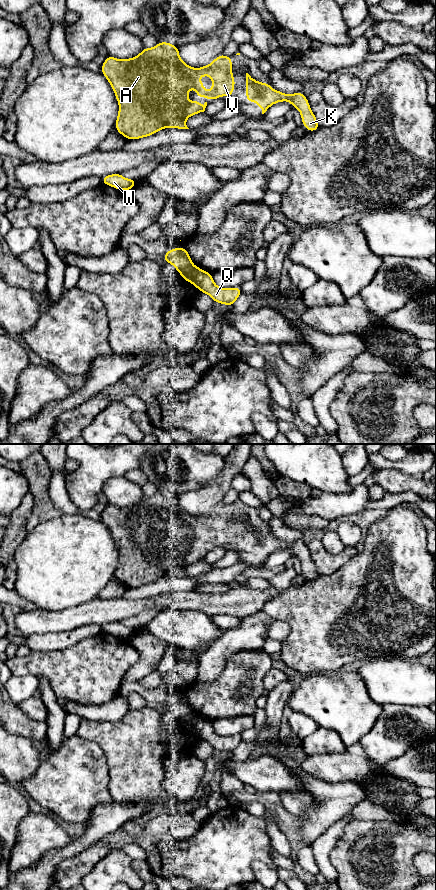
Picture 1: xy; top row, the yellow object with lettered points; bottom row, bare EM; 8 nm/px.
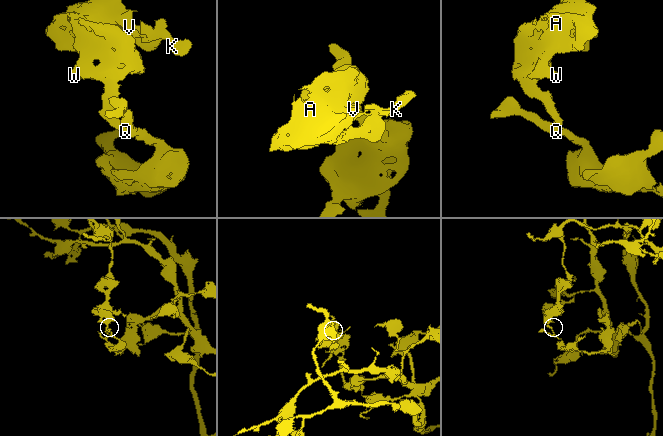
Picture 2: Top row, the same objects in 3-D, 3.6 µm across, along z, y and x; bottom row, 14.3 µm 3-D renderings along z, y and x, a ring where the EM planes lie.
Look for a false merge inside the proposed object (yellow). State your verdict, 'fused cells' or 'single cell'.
fused cells

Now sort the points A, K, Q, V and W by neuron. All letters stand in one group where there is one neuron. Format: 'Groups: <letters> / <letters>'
Groups: A K V W / Q

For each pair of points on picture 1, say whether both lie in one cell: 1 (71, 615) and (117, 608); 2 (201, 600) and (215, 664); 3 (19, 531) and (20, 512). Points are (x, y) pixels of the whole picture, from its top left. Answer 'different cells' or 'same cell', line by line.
1: same cell
2: different cells
3: same cell

